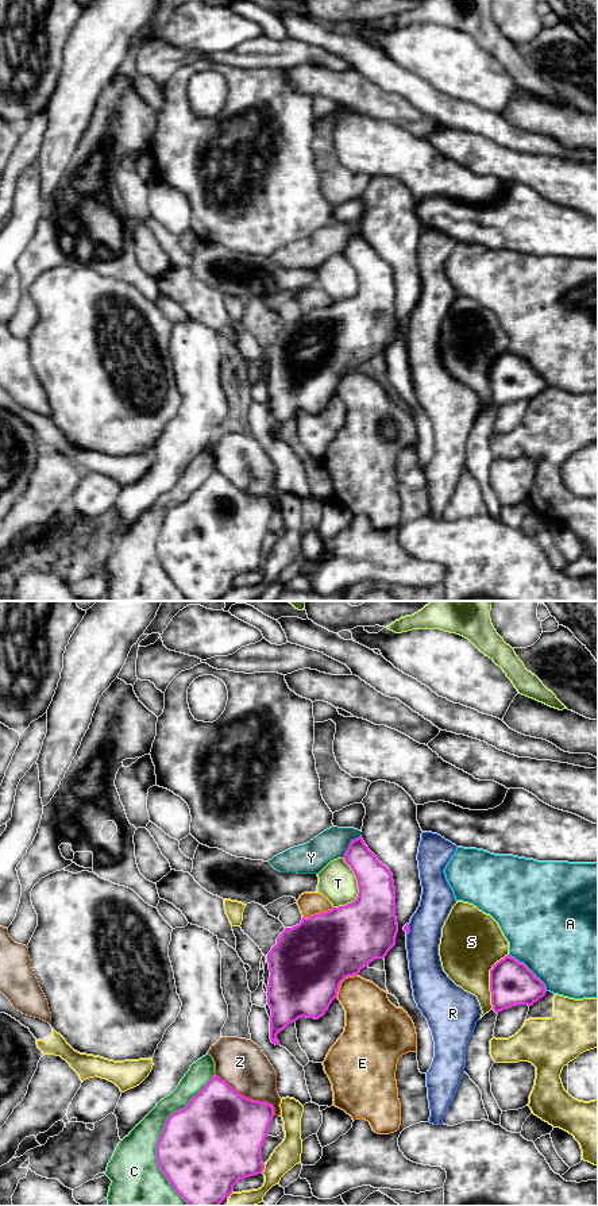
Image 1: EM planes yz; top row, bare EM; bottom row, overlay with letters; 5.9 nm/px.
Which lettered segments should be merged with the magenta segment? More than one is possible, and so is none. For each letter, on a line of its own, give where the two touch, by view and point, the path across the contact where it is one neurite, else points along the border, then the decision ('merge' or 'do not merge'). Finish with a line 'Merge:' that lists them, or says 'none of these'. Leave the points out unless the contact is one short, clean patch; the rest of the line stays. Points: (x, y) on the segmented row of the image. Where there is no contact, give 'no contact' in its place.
A: meets magenta in yz at (529, 970); do not merge
C: meets magenta in yz at (159, 1137); do not merge
E: meets magenta in yz at (342, 981); do not merge
R: meets magenta in yz at (408, 929); do not merge
S: meets magenta in yz at (490, 979); do not merge
T: meets magenta in yz at (358, 887); do not merge
Y: meets magenta in yz at (350, 844); border along yz (361, 836), (350, 843), (342, 856); do not merge
Z: meets magenta in yz at (247, 1098); do not merge
Merge: none of these

